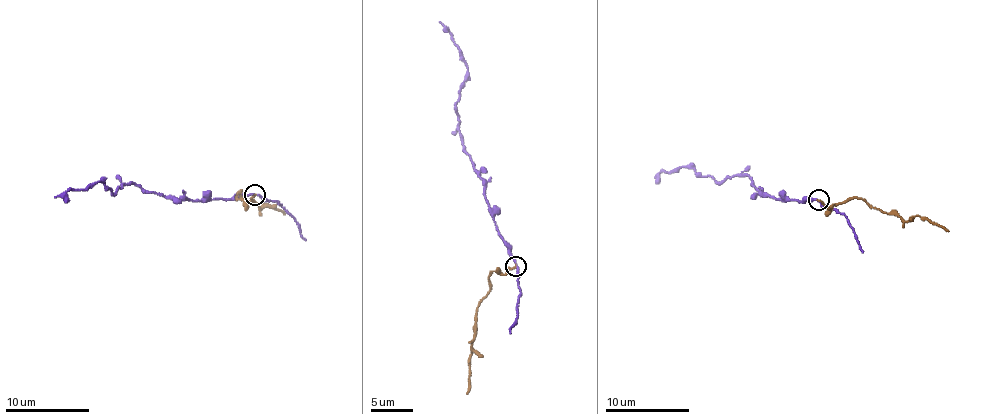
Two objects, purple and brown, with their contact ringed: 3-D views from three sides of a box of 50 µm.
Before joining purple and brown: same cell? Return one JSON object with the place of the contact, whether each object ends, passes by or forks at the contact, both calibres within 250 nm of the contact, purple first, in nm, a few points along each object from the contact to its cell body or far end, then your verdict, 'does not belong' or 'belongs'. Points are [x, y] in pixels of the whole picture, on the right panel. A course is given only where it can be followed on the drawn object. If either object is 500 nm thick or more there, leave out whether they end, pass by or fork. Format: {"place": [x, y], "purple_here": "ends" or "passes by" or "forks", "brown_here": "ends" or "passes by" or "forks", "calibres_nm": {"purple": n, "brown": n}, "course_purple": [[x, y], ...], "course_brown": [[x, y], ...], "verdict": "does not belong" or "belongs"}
{"place": [818, 200], "purple_here": "passes by", "brown_here": "ends", "calibres_nm": {"purple": 120, "brown": 130}, "course_purple": [[818, 200], [764, 195], [749, 175], [715, 182], [679, 166], [655, 178]], "course_brown": [[818, 200], [828, 208], [858, 197], [883, 212], [898, 213], [905, 221], [920, 215], [949, 231]], "verdict": "does not belong"}

